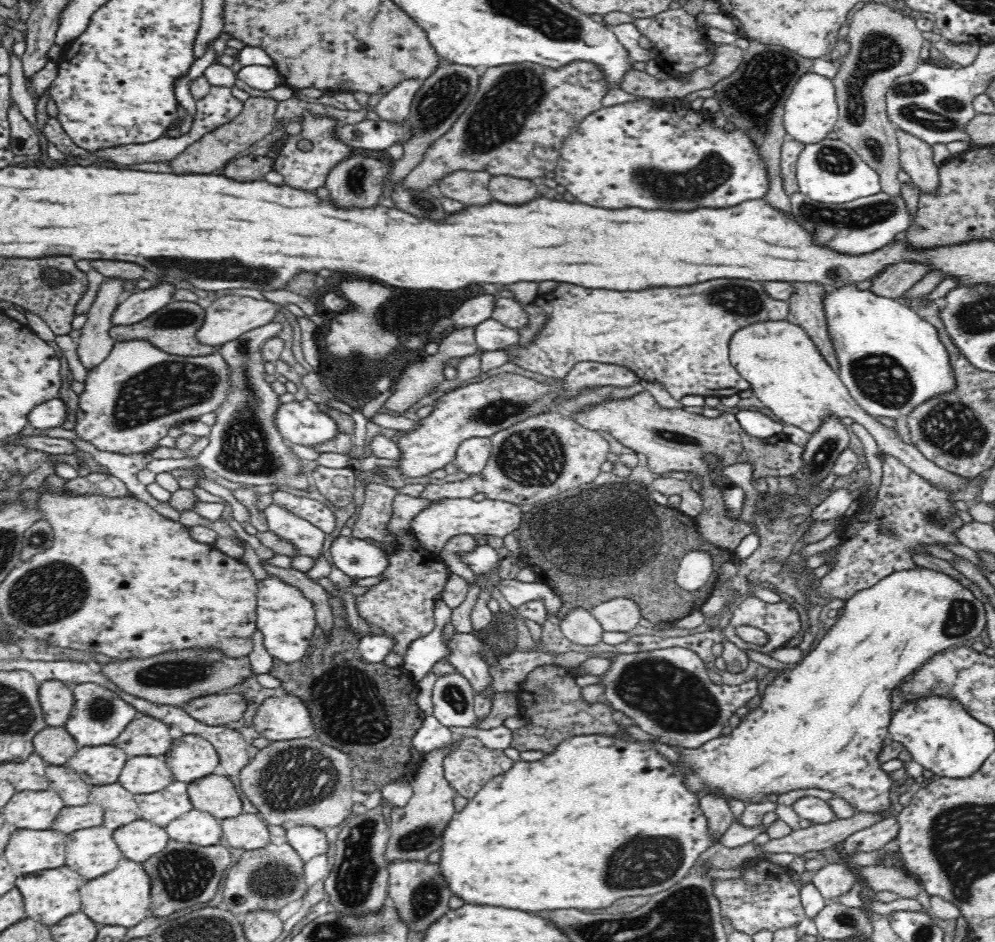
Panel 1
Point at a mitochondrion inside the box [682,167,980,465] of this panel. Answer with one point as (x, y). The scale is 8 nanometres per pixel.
(882, 378)

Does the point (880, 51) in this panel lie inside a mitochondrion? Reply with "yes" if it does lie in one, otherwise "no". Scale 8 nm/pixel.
yes

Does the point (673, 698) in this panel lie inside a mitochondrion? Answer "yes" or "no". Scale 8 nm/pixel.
yes

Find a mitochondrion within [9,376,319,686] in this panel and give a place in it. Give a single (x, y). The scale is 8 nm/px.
(37, 539)

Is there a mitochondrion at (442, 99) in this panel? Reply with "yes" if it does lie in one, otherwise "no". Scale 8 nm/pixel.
yes

